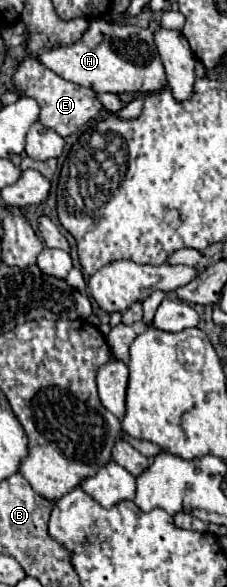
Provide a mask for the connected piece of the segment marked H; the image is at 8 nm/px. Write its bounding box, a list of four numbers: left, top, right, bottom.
[36,18,166,92]

